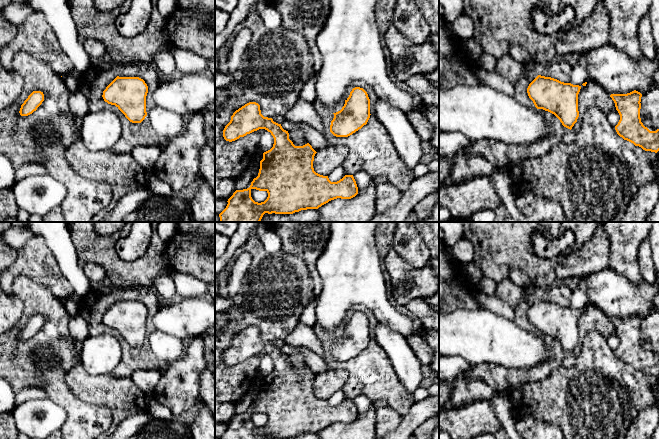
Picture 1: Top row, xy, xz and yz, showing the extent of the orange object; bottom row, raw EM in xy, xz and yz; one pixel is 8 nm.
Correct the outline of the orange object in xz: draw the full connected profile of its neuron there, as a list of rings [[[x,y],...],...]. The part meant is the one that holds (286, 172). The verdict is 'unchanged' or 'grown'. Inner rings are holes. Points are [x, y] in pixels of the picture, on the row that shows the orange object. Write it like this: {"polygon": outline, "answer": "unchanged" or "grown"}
{"polygon": [[[249,102],[236,110],[230,122],[223,130],[226,141],[232,142],[259,129],[265,129],[274,138],[273,147],[263,153],[260,161],[258,176],[253,179],[247,189],[236,190],[228,199],[226,208],[219,214],[220,222],[260,222],[265,213],[268,214],[293,214],[301,210],[318,209],[331,200],[351,199],[358,194],[358,187],[353,175],[345,175],[337,182],[331,182],[328,176],[323,176],[314,171],[313,161],[317,153],[307,143],[295,146],[289,139],[288,131],[272,118],[261,114],[260,105]],[[251,190],[266,191],[268,197],[264,202],[255,202],[251,197]]], "answer": "unchanged"}

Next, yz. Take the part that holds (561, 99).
{"polygon": [[[538,75],[529,84],[527,93],[537,109],[554,114],[564,127],[571,130],[579,117],[580,89],[579,85]]], "answer": "unchanged"}

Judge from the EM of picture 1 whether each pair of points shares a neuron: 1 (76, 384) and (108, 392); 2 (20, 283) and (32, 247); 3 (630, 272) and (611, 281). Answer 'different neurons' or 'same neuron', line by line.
1: same neuron
2: different neurons
3: different neurons

